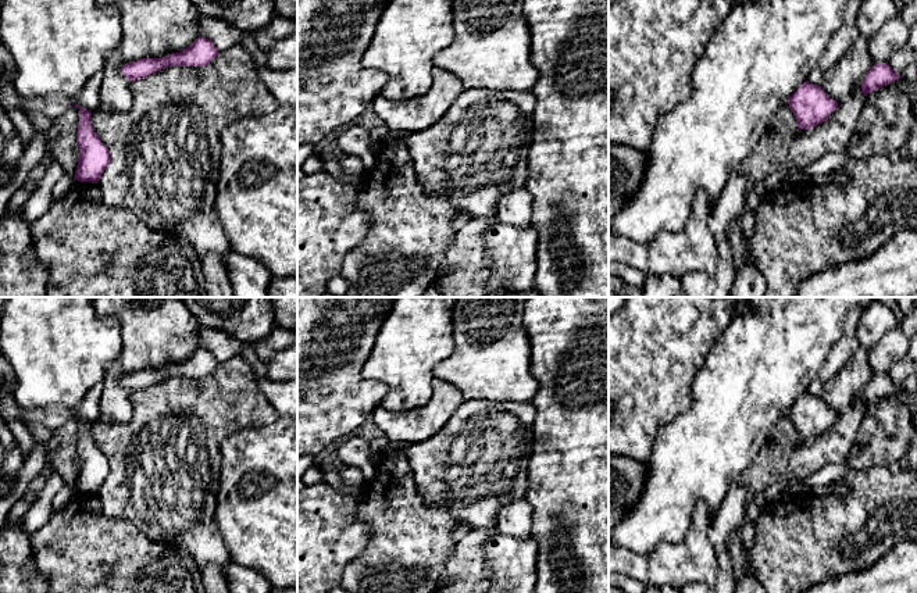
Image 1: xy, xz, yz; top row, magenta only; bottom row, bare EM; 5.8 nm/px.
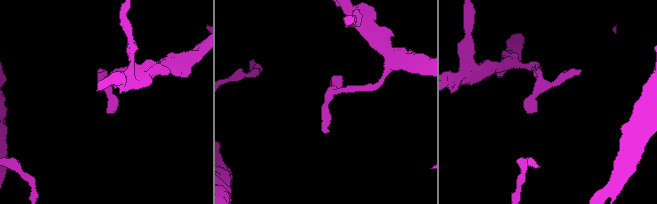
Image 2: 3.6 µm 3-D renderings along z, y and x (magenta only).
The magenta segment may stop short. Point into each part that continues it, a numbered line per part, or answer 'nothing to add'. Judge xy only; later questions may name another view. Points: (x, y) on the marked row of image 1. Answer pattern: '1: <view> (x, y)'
nothing to add

